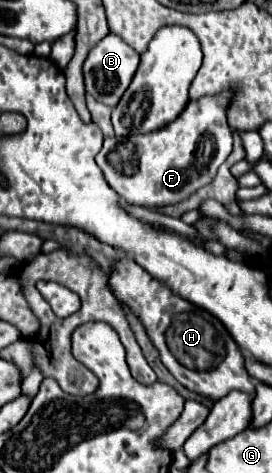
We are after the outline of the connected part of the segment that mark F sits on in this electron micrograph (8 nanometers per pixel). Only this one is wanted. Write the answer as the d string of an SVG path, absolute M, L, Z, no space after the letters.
M225 96L191 100L181 116L165 128L123 138L105 138L97 164L107 184L123 200L137 206L169 206L187 200L199 188L213 182L217 168L225 162L233 146L233 132L225 116Z

